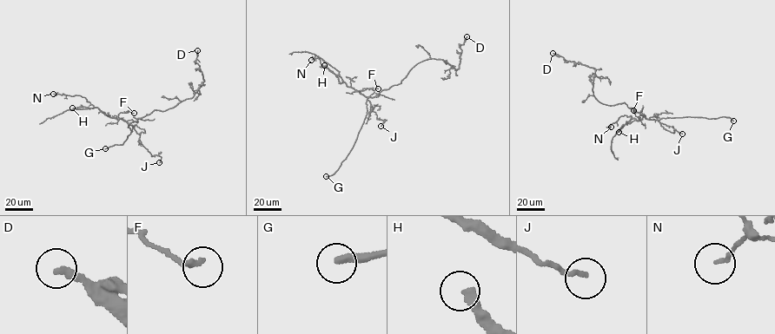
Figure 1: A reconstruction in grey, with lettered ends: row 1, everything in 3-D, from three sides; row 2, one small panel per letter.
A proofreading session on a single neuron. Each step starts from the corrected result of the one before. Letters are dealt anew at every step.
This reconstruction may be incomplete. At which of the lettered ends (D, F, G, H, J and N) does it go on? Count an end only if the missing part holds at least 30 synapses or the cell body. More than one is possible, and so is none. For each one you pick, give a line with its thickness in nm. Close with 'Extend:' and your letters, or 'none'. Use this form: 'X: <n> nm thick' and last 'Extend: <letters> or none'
G: 260 nm thick
H: 280 nm thick
Extend: G, H

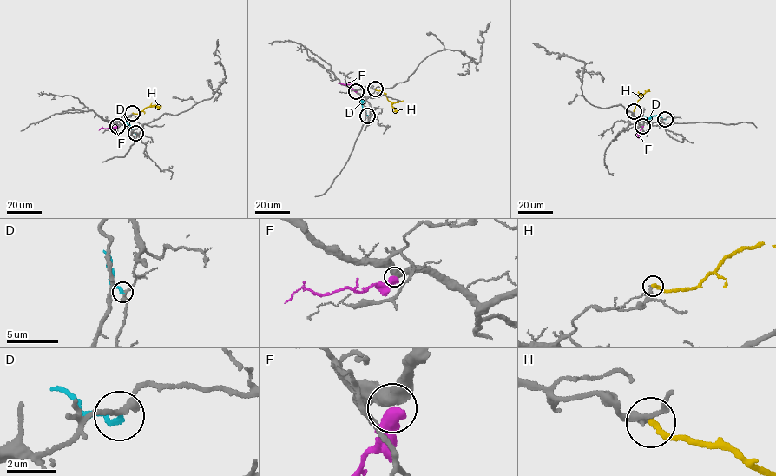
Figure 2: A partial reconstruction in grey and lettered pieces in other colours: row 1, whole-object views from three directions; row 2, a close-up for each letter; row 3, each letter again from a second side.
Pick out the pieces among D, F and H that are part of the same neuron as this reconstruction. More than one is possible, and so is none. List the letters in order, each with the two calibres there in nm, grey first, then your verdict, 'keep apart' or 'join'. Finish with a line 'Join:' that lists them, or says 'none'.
D: 260/200 nm | keep apart
F: 480/600 nm | keep apart
H: 180/240 nm | keep apart
Join: none

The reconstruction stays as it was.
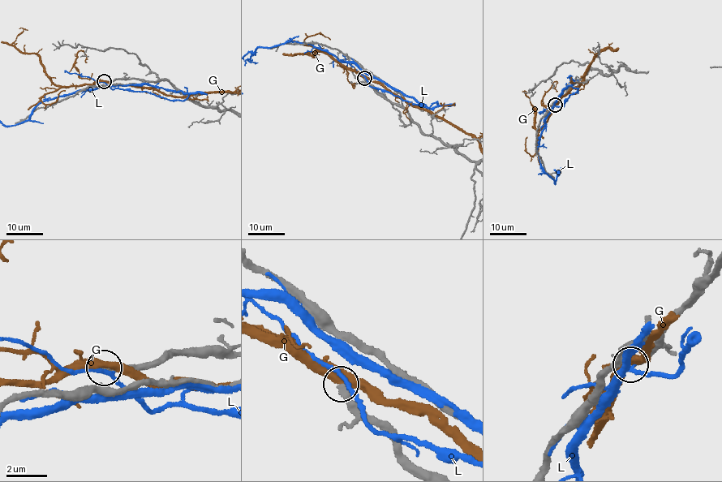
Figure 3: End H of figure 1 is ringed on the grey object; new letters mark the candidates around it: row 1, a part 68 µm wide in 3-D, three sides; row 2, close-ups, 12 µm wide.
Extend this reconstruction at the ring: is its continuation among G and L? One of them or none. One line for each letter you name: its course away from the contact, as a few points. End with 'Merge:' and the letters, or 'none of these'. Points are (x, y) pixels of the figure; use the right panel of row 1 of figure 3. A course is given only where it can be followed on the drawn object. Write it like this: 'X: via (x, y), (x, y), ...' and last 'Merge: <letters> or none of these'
Merge: none of these

